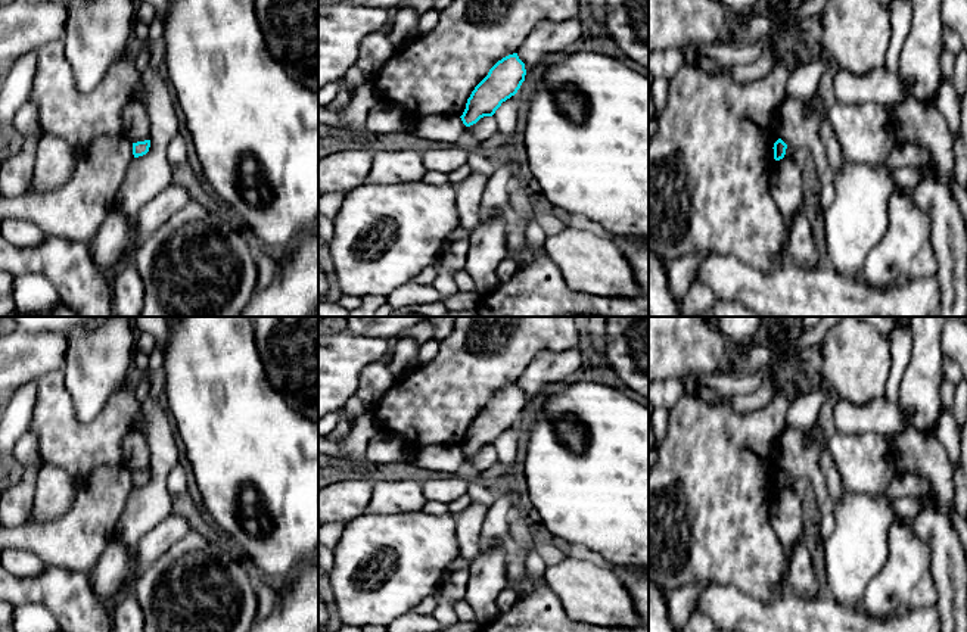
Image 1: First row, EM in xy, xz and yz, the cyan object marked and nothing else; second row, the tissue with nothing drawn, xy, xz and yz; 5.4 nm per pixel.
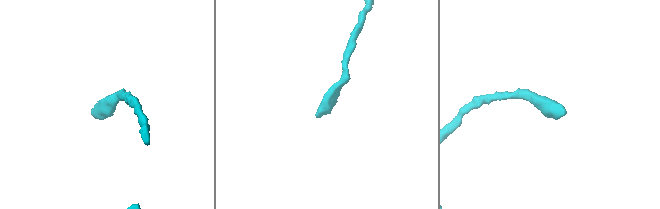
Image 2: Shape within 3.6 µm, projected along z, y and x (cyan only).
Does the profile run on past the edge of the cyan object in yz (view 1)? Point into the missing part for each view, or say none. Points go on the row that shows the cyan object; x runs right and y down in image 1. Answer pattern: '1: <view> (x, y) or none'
1: none

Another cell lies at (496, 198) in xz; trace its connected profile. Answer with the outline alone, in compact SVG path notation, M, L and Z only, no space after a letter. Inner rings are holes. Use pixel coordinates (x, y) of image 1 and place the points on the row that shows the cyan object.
M498 165L489 175L482 196L481 220L486 220L494 215L504 215L512 209L509 202L509 186L516 174L516 168Z

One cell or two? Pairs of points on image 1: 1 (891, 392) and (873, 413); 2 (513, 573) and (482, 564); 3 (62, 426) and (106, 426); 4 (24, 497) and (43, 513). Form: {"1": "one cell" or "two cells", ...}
{"1": "two cells", "2": "two cells", "3": "one cell", "4": "two cells"}

